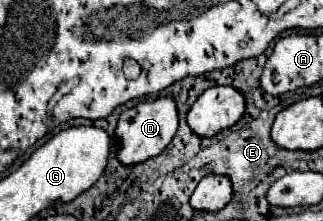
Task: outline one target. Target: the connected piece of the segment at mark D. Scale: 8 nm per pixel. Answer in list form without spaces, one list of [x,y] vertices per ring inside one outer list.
[[[155,98],[149,102],[139,102],[137,106],[125,110],[119,116],[117,128],[115,128],[115,140],[117,140],[117,160],[123,166],[135,166],[149,158],[159,156],[167,144],[173,140],[177,132],[177,108],[171,98]]]

